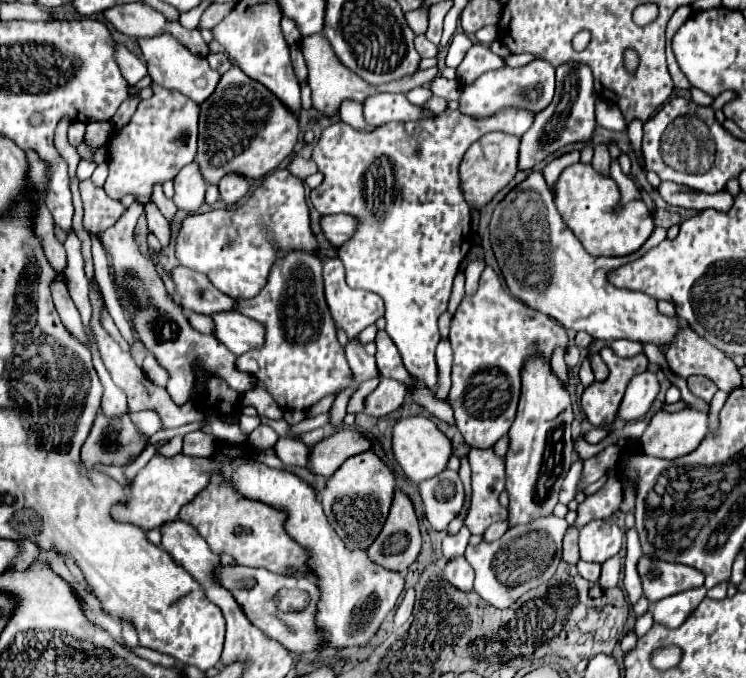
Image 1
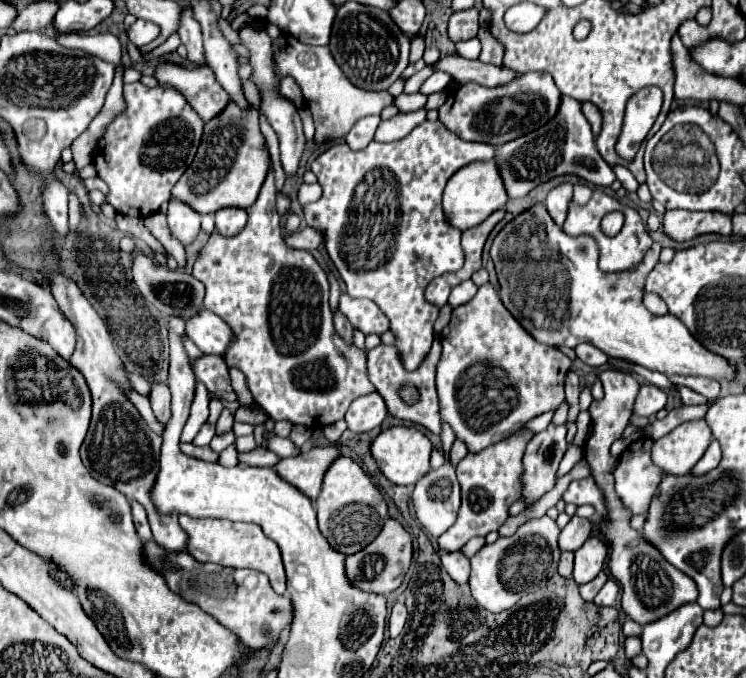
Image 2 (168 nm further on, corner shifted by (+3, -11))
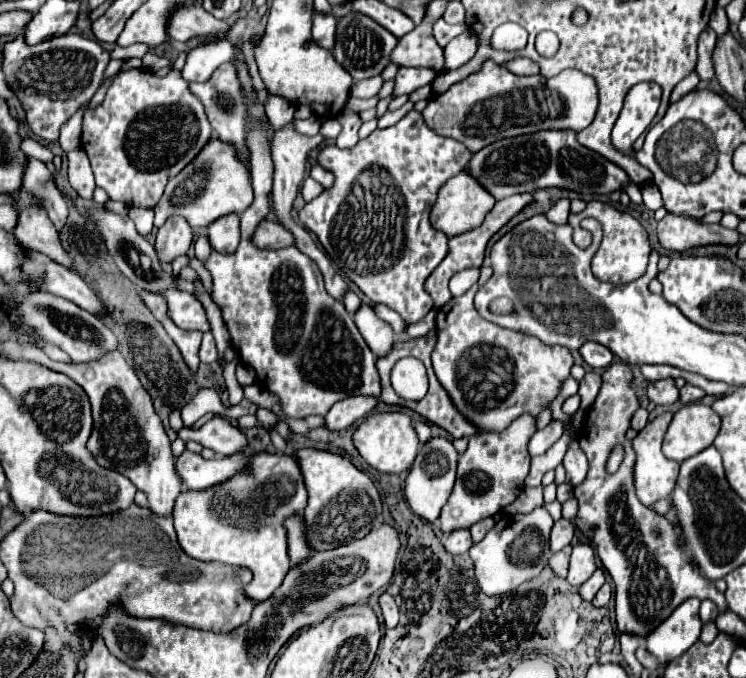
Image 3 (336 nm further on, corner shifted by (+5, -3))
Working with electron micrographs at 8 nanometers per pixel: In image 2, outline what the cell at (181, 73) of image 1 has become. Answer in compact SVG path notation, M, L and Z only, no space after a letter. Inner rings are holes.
M158 61L154 77L160 85L176 87L202 121L210 121L212 115L218 115L230 99L208 67L184 67L174 61Z

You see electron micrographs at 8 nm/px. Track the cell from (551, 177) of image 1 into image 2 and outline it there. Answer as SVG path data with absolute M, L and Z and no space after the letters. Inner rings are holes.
M568 181L560 183L552 191L548 191L548 195L546 195L546 209L558 225L562 225L566 219L570 199L572 199L572 183L568 183Z

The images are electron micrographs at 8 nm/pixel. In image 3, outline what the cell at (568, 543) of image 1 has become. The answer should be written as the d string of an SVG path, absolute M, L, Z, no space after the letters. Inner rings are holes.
M568 545L568 547L564 547L562 551L554 553L554 555L552 555L552 559L550 559L550 567L552 567L552 571L554 571L558 577L566 577L566 573L568 573L570 551L572 551L572 547Z

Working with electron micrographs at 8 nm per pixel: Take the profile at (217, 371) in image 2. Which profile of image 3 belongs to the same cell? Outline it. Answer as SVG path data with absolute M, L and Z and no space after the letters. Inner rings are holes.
M244 363L238 365L236 377L238 377L238 383L240 383L240 385L252 385L252 383L256 383L256 375L254 375L252 367L248 367L248 365L244 365Z

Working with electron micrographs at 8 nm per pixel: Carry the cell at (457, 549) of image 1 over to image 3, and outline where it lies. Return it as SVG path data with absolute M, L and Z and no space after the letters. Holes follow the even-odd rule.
M490 517L490 519L482 519L482 521L478 521L478 523L474 523L474 527L470 527L470 533L472 533L472 541L474 543L478 543L490 529L494 527L494 519Z

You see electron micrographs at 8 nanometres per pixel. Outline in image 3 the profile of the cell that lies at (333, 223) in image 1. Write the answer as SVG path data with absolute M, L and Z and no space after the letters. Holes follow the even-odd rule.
M262 221L252 235L252 243L260 249L282 249L292 245L294 237L280 223Z

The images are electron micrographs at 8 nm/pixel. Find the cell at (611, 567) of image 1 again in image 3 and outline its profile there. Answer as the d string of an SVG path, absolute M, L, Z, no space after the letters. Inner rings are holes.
M606 583L606 585L602 585L602 589L596 593L596 599L592 601L592 605L594 605L594 607L606 607L608 601L610 601L610 595L612 595L612 587Z

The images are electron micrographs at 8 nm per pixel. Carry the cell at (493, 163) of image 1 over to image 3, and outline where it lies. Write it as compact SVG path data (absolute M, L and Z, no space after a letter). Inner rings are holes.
M462 171L460 175L452 177L438 191L438 199L436 199L432 213L430 213L430 223L434 229L446 233L446 237L454 237L454 235L460 235L460 233L466 233L470 229L480 227L482 219L494 207L494 203L496 203L496 199L476 179L472 179L466 171Z

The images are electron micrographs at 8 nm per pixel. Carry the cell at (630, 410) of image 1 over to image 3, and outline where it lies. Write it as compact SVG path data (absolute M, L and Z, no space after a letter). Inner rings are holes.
M662 379L648 385L648 397L656 405L672 405L678 401L678 387L674 379Z

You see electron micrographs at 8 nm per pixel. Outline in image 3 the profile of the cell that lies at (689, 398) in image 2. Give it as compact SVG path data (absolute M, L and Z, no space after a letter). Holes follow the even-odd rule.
M684 385L680 389L680 403L694 403L694 401L700 401L706 393L700 389L700 387L694 387L694 385Z

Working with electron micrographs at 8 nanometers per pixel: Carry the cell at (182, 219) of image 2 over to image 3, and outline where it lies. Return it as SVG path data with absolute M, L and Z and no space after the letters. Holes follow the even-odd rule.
M180 217L168 219L166 225L158 229L156 243L154 243L160 263L172 263L176 257L186 255L188 247L192 245L192 237L194 235L186 219Z

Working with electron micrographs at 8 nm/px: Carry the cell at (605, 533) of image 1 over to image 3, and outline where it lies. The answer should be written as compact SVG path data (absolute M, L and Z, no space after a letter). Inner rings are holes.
M586 543L576 545L570 557L570 569L568 569L568 577L566 581L572 587L580 587L582 583L586 583L586 579L590 579L590 575L598 569L596 565L596 555L594 549Z

